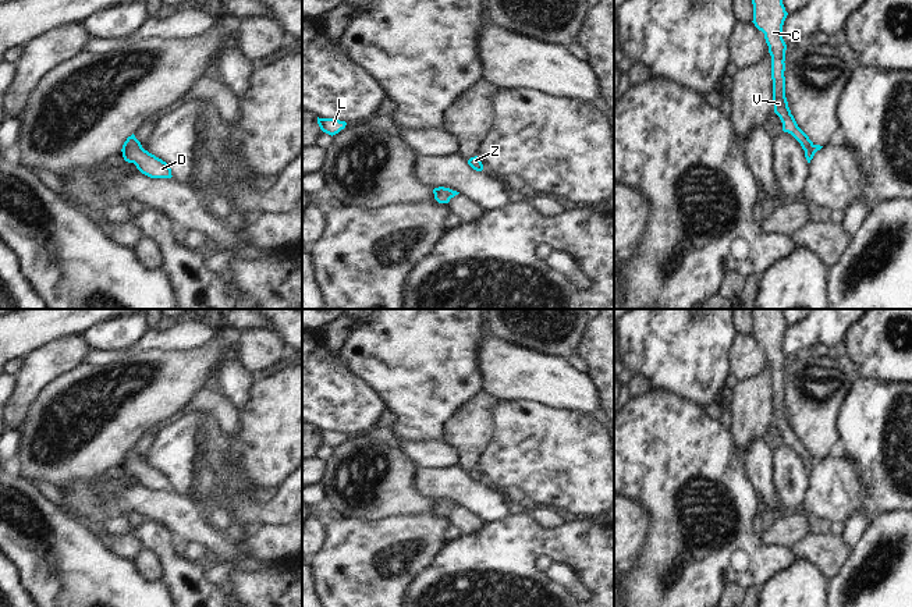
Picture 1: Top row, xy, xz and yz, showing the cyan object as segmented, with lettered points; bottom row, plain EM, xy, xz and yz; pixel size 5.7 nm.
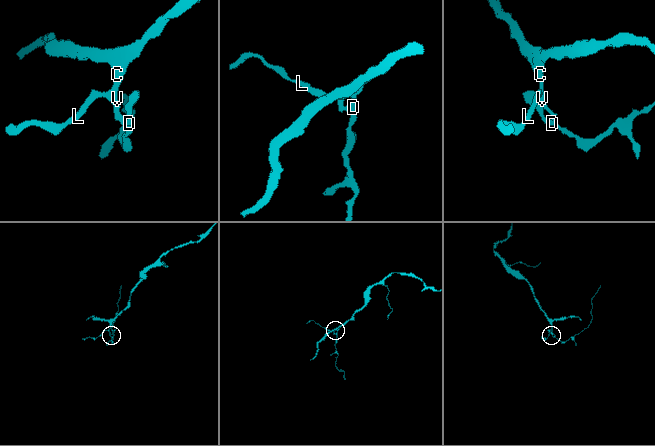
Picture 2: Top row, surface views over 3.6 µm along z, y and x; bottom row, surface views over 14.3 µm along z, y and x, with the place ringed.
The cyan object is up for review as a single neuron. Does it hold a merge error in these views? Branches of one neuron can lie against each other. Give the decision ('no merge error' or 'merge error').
no merge error

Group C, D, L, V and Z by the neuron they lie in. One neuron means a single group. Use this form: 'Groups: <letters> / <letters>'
Groups: C D L V Z

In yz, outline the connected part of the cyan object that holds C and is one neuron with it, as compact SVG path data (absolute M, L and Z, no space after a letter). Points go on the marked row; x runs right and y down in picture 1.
M752 0L753 24L764 33L769 53L771 56L773 104L774 113L783 123L783 131L791 134L805 150L808 163L823 146L815 145L809 136L798 127L785 97L785 50L783 39L783 25L788 15L783 0Z

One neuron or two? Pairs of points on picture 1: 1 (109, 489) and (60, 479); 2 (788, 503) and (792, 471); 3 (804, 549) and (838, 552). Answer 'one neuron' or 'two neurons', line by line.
1: two neurons
2: one neuron
3: one neuron

